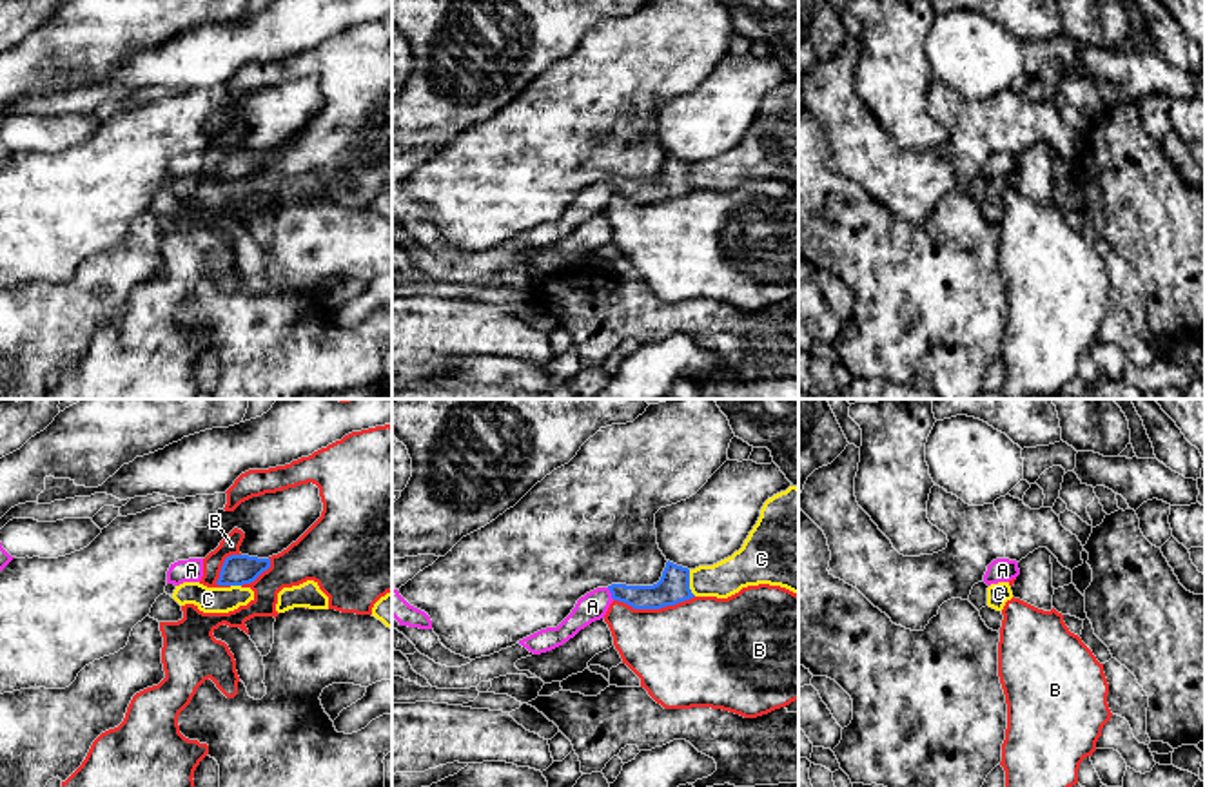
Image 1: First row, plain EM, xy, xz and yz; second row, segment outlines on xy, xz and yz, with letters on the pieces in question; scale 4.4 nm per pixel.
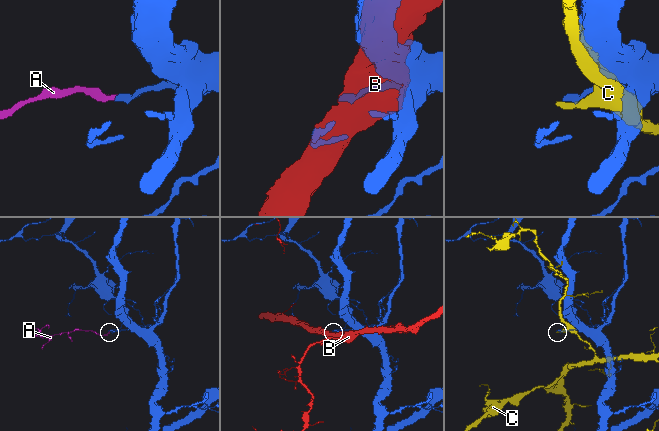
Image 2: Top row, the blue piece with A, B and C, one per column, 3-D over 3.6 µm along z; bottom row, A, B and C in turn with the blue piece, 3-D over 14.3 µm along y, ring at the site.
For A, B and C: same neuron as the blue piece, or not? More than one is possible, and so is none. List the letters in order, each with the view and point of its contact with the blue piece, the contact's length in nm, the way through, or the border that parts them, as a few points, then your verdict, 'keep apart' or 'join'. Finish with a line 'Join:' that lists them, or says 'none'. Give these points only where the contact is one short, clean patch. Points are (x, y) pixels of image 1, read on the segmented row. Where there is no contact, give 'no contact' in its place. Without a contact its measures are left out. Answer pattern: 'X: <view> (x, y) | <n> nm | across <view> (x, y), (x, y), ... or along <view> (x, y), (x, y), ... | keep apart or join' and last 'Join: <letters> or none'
A: xz (610, 592) | 70 nm | across xz (666, 592), (610, 592), (592, 606) | join
B: xz (654, 608) | 360 nm | keep apart
C: xz (688, 582) | 120 nm | keep apart
Join: A

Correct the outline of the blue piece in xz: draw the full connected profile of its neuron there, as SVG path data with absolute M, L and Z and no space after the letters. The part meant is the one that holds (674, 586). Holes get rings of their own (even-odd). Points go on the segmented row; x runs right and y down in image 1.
M668 560L657 584L612 584L608 588L597 588L581 597L572 613L557 627L541 629L519 640L519 644L534 655L552 651L573 638L592 622L604 618L613 600L624 602L633 609L661 609L693 597L690 589L690 569Z

